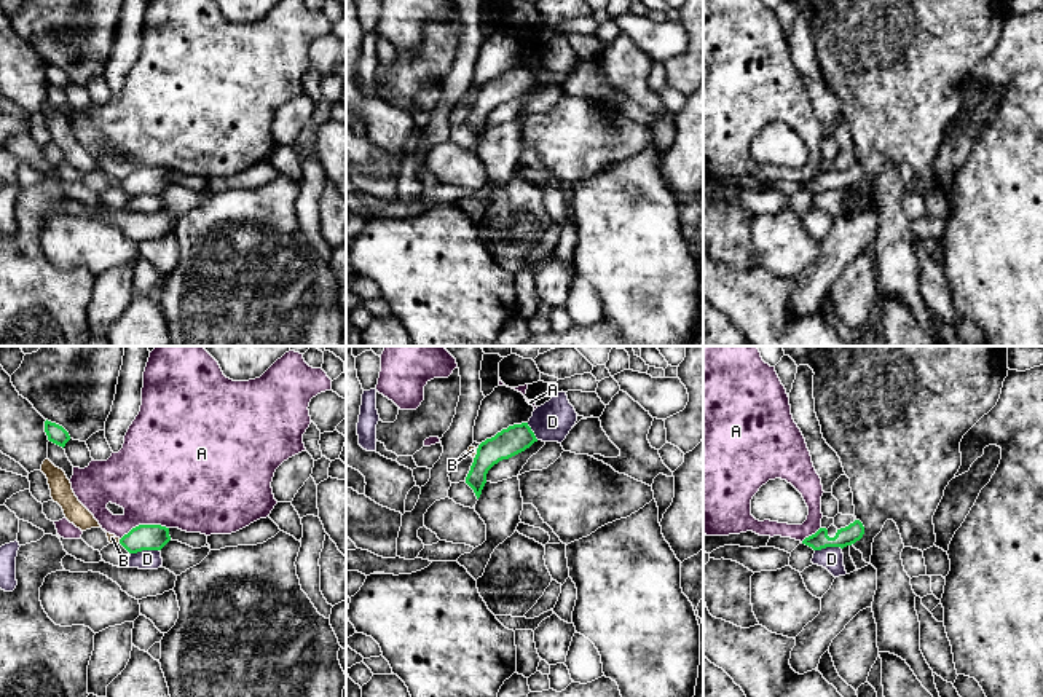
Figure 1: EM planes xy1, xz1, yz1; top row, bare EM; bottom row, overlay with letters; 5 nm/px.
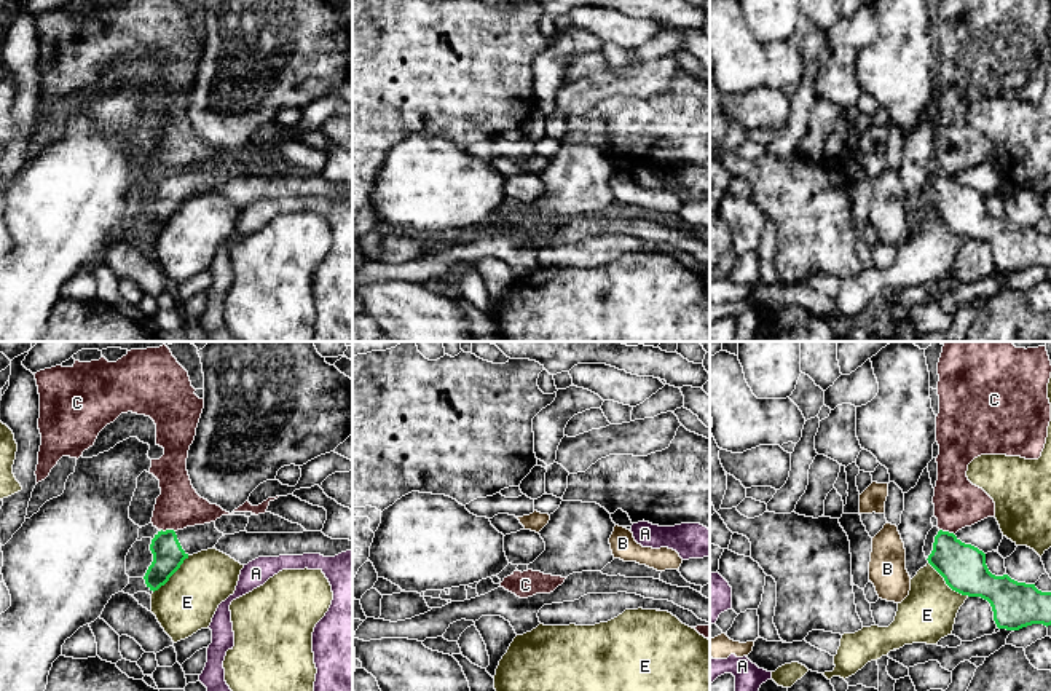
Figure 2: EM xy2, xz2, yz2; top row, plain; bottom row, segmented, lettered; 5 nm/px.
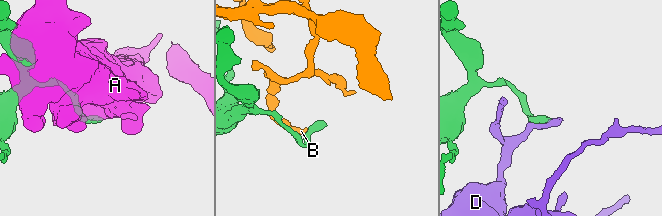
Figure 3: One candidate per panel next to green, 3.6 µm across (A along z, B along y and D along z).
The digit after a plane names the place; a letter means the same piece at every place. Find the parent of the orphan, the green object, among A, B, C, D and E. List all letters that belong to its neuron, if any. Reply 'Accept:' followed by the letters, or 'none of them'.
Accept: none of them

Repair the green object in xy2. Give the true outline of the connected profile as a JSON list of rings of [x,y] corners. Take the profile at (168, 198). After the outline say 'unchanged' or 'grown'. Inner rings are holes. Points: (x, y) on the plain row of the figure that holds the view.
[[[215,164],[177,174],[158,174],[150,187],[153,204],[144,219],[147,230],[153,235],[158,233],[180,211],[185,201],[215,190],[222,179],[225,177],[215,171]]] | grown

